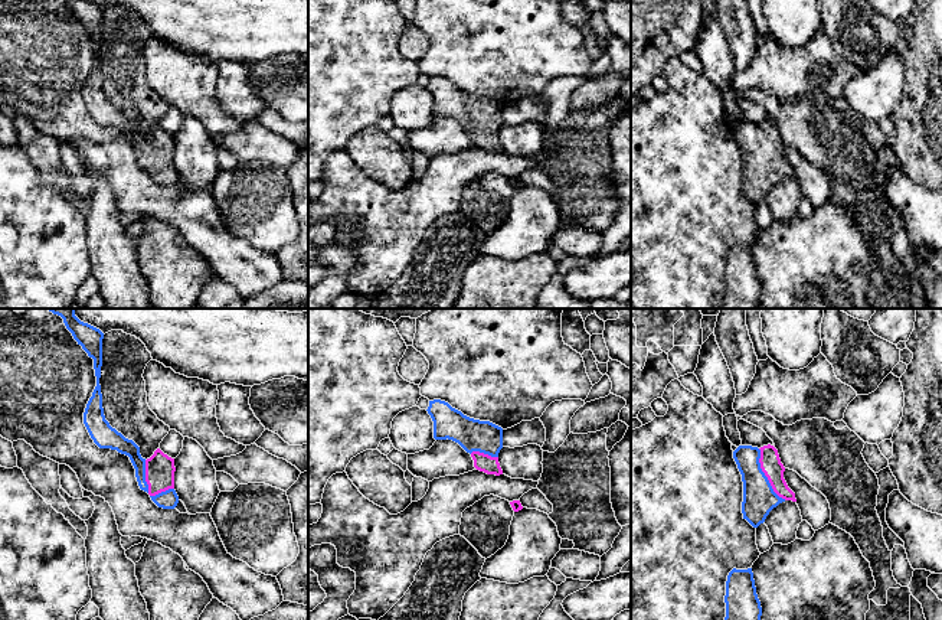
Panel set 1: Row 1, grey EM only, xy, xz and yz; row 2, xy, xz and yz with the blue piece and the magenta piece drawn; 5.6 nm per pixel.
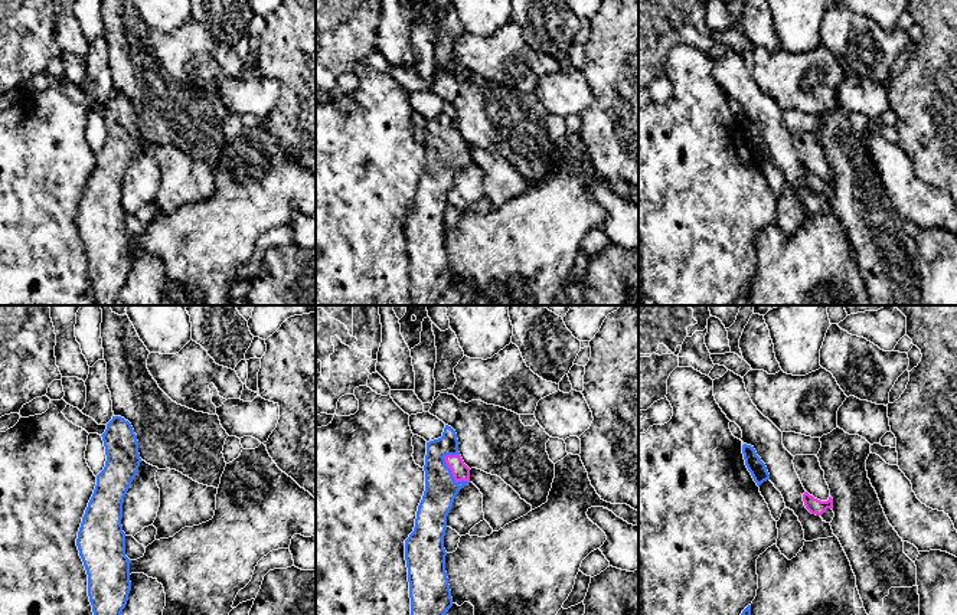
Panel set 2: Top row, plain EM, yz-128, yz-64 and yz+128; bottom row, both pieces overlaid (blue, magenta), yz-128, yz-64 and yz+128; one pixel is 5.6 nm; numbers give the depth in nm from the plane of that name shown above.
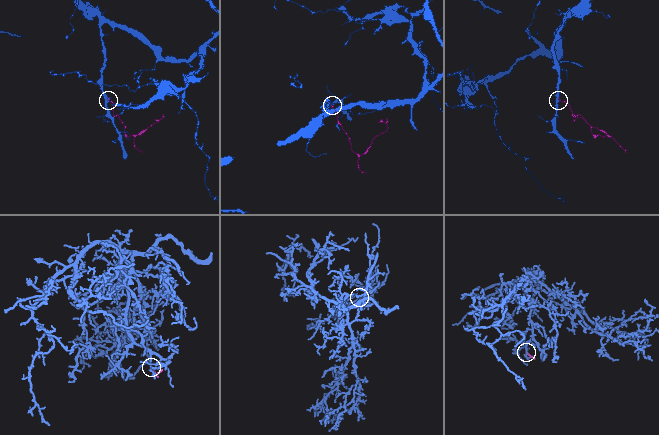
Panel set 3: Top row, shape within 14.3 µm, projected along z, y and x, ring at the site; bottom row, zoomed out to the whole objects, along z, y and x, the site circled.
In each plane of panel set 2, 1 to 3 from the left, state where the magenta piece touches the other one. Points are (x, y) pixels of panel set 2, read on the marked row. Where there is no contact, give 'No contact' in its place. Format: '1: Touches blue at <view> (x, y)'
1: No contact
2: Touches blue at yz-64 (451, 474)
3: No contact

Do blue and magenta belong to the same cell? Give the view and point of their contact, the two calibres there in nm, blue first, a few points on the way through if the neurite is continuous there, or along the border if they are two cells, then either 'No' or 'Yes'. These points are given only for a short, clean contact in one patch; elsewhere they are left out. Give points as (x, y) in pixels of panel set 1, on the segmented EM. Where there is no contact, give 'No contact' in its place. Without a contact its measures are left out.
Touches blue at yz (765, 476). Thickness 180 nm (blue) against 120 nm. Path across: yz (759, 499), (765, 476), (765, 464), (769, 460). Yes

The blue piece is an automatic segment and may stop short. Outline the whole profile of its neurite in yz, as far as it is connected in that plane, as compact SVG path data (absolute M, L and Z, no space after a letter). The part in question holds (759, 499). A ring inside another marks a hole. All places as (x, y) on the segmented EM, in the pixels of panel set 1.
M768 444L761 448L739 446L733 459L742 474L743 502L742 513L753 528L765 522L769 512L785 500L797 502L788 487L778 450Z

